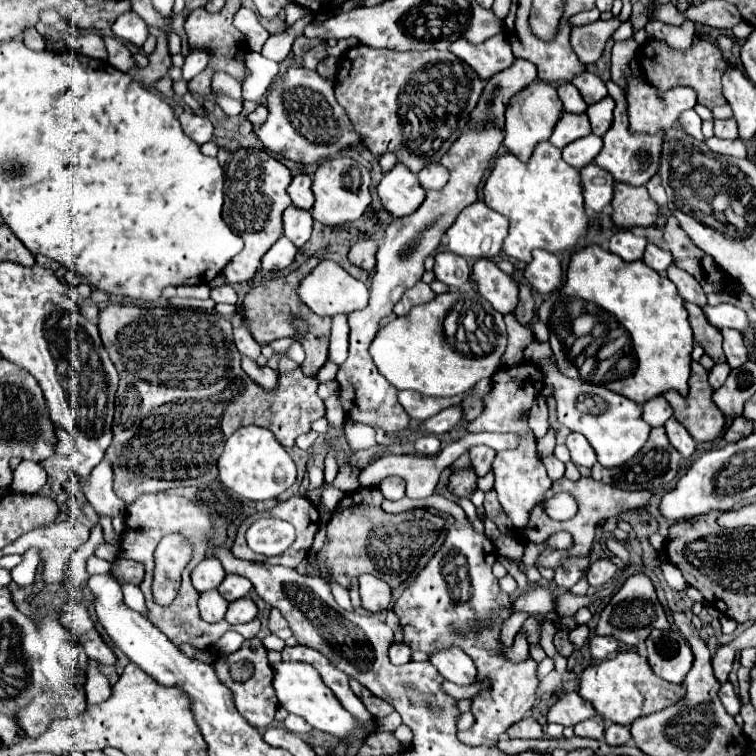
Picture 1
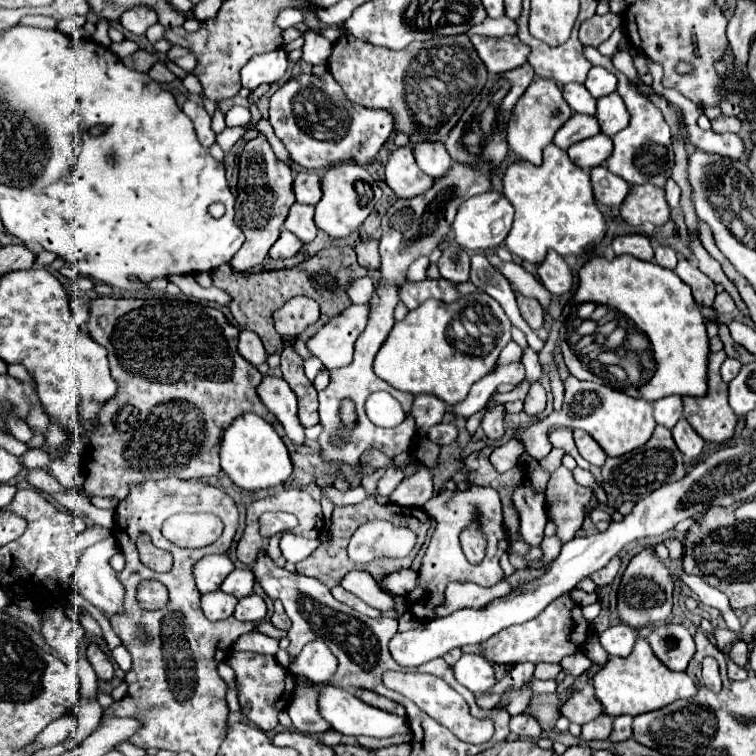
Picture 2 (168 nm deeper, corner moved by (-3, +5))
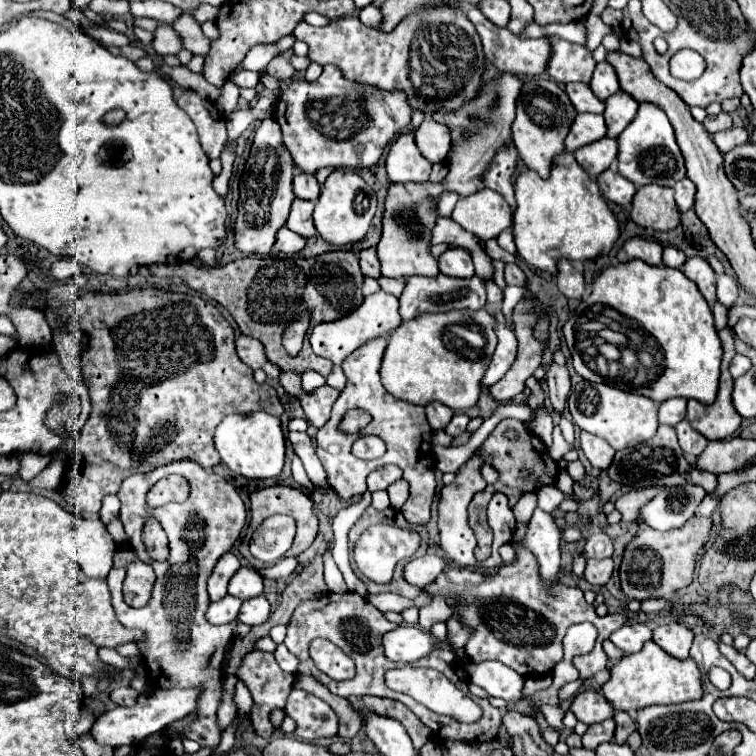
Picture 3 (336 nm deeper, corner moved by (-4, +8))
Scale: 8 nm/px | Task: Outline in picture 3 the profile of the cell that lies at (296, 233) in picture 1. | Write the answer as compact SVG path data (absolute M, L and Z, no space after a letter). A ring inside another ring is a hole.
M295 199L289 219L287 219L287 227L291 231L295 231L297 235L309 239L315 235L315 225L313 225L313 201L303 201L303 199Z

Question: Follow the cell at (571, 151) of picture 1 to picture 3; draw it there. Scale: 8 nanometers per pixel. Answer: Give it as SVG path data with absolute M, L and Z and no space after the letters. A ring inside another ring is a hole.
M603 137L599 141L593 141L585 147L579 147L575 153L575 159L577 163L591 175L599 175L603 173L605 169L609 169L611 161L617 157L617 141L615 139L609 139L609 137Z

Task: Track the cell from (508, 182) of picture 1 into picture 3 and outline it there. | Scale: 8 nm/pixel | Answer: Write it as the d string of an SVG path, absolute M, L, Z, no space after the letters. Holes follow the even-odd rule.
M563 151L553 159L551 175L547 181L531 169L517 177L515 201L517 209L513 215L513 237L517 255L541 271L557 271L553 275L557 289L567 299L581 299L585 293L583 273L573 269L569 261L589 261L599 255L607 255L613 243L619 239L619 223L601 197L597 183L591 181L591 177L579 167L569 151Z

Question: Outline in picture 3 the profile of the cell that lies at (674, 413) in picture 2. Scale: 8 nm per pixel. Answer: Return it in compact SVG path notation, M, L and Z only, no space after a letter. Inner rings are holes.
M681 397L659 403L659 423L671 425L671 427L677 425L681 419L685 419L685 405L687 405L687 399L681 399Z

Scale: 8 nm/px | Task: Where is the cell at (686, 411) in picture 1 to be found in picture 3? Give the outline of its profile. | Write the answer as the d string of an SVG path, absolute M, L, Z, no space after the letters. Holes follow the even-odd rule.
M723 329L719 333L723 343L723 359L721 359L721 377L719 377L719 393L715 403L703 405L695 399L687 401L687 419L691 421L691 427L697 429L701 435L705 435L709 441L723 441L729 439L739 427L741 417L735 413L735 407L731 403L731 385L733 377L729 375L729 363L735 355L733 349L733 333L731 329Z

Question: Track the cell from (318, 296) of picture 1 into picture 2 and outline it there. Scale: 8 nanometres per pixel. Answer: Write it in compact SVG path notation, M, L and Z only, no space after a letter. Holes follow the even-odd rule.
M368 276L352 282L350 288L348 288L348 296L350 296L350 300L352 300L354 304L364 304L364 302L368 302L368 300L372 298L372 292L374 292L374 284L372 284L372 280L370 280Z

